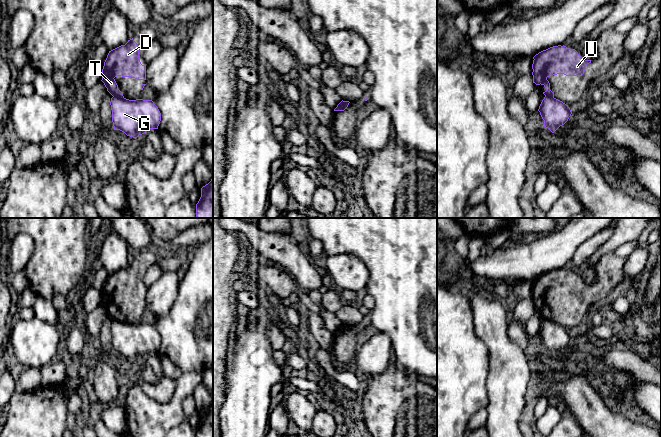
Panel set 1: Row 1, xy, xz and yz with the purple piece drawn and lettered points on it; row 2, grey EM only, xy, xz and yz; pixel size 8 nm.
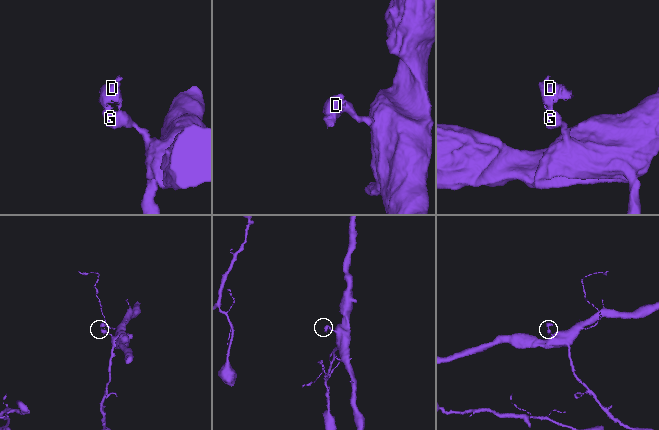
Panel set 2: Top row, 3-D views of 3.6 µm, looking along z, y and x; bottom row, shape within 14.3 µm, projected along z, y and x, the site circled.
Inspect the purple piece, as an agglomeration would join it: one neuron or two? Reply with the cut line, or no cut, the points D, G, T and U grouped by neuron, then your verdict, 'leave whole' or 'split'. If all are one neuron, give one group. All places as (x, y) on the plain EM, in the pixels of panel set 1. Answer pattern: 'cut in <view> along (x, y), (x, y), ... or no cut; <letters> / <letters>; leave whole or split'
cut in xy along (113, 319), (123, 322); D T U / G; split

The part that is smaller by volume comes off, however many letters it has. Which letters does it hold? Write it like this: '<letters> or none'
D, T, U

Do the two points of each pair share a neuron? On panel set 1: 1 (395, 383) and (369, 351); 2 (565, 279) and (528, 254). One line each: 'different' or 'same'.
1: different
2: different

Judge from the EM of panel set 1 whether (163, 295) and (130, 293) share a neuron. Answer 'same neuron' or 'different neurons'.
different neurons

